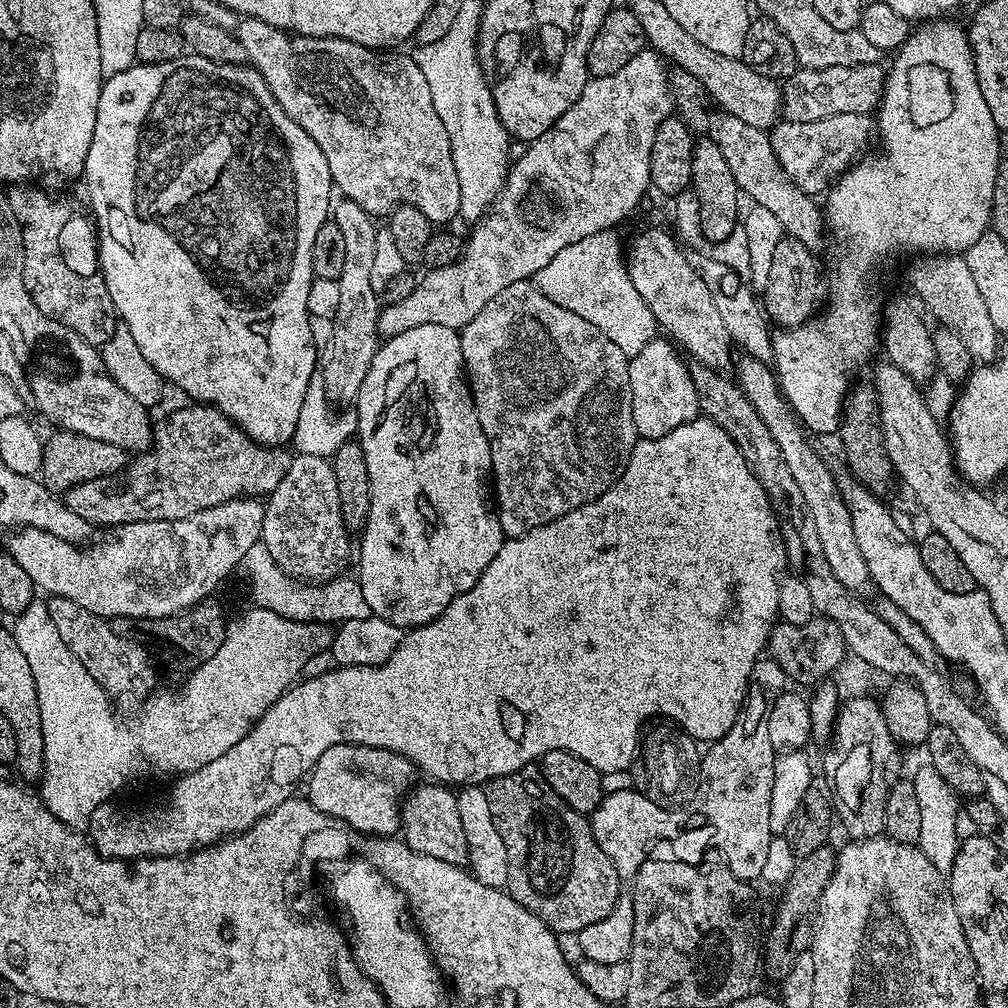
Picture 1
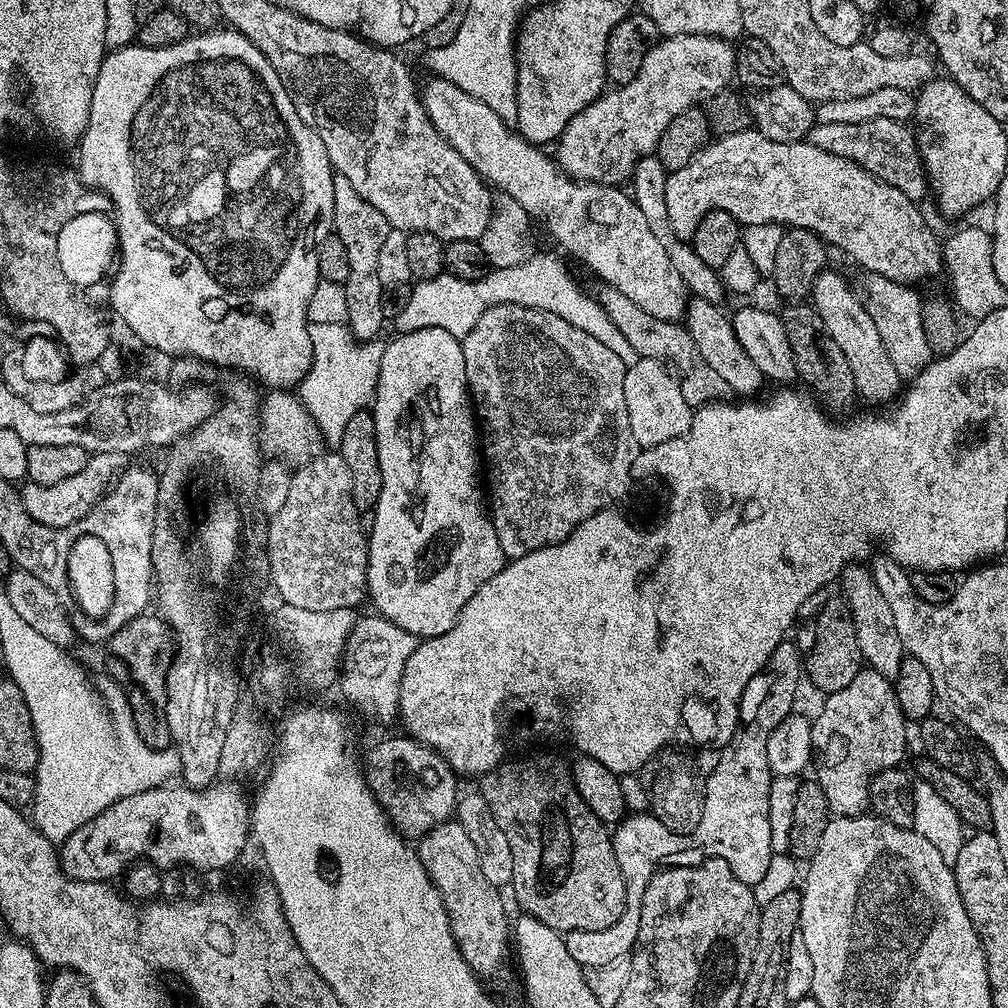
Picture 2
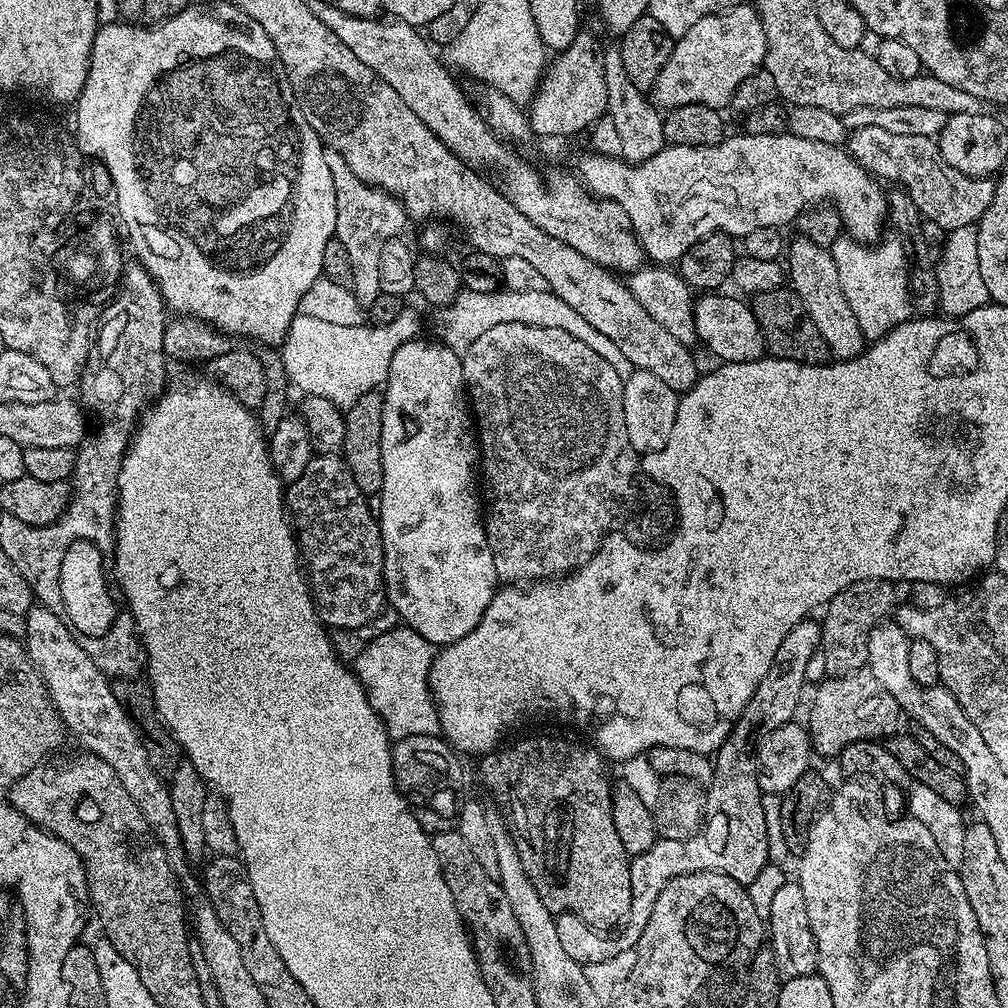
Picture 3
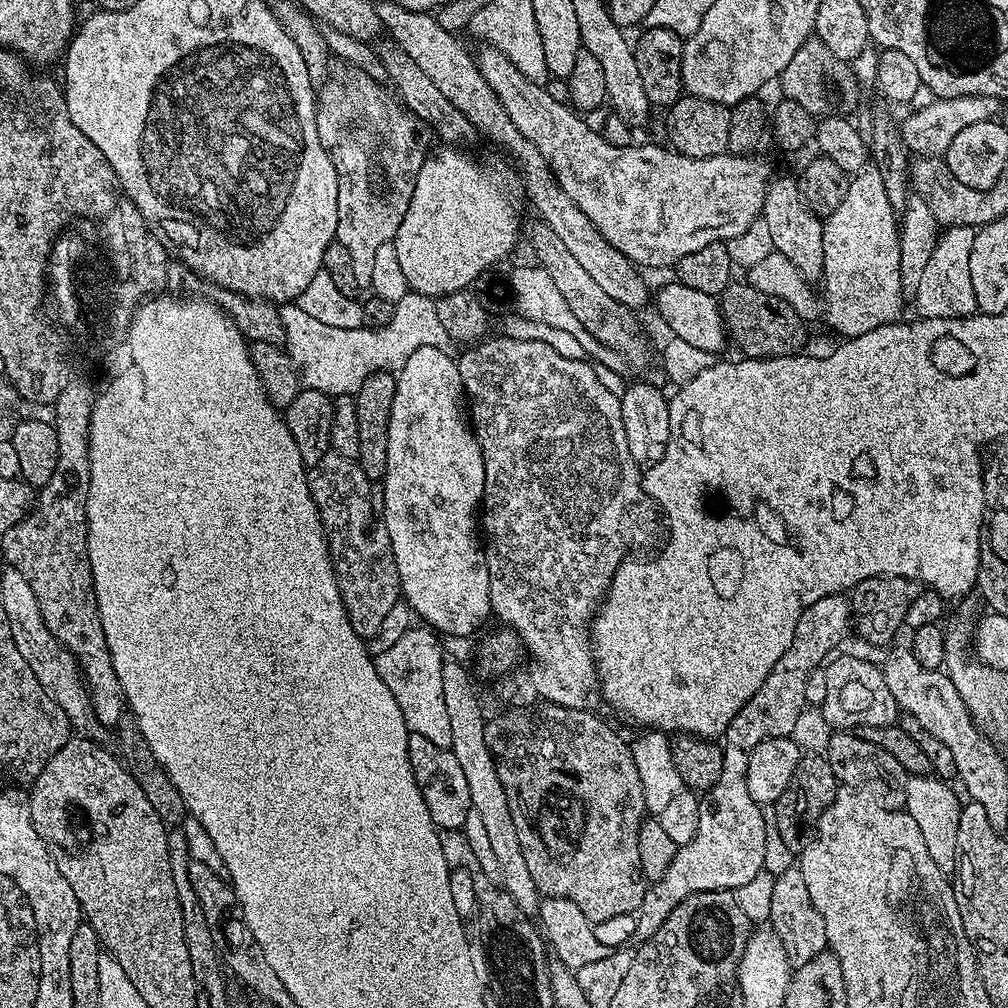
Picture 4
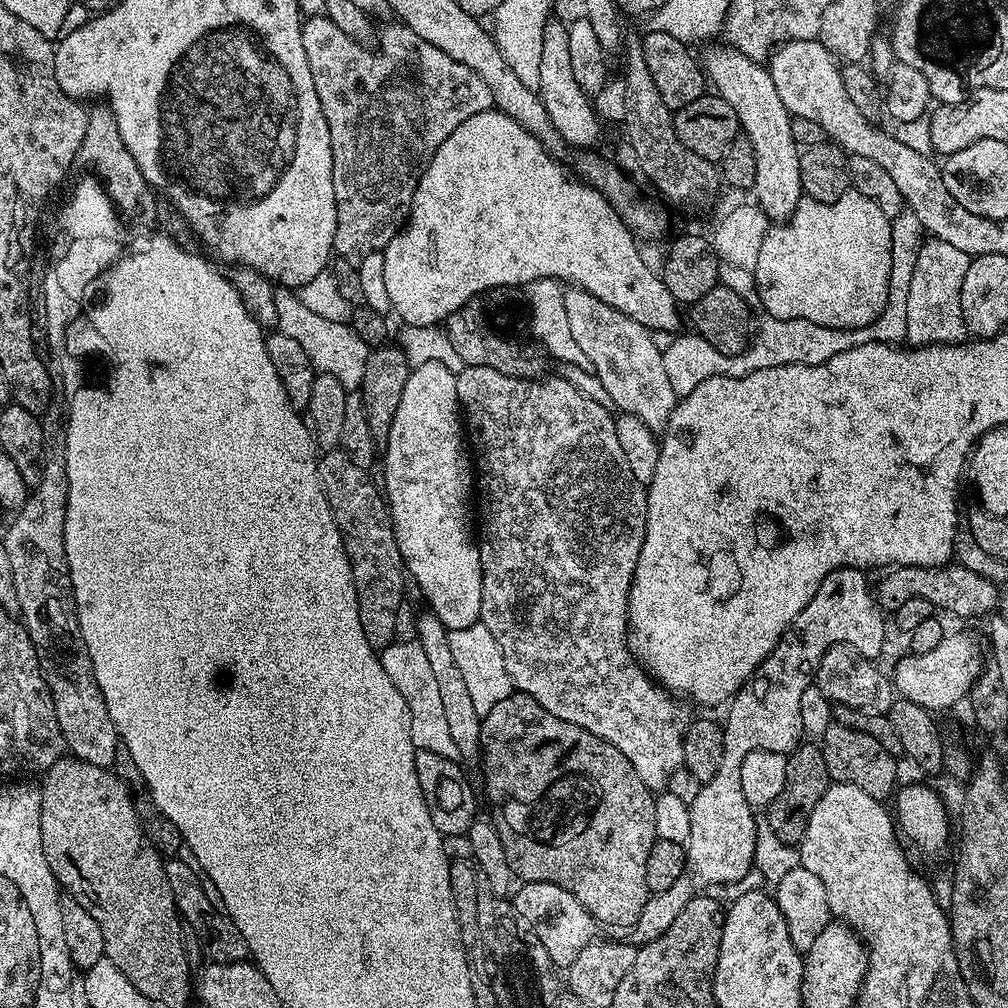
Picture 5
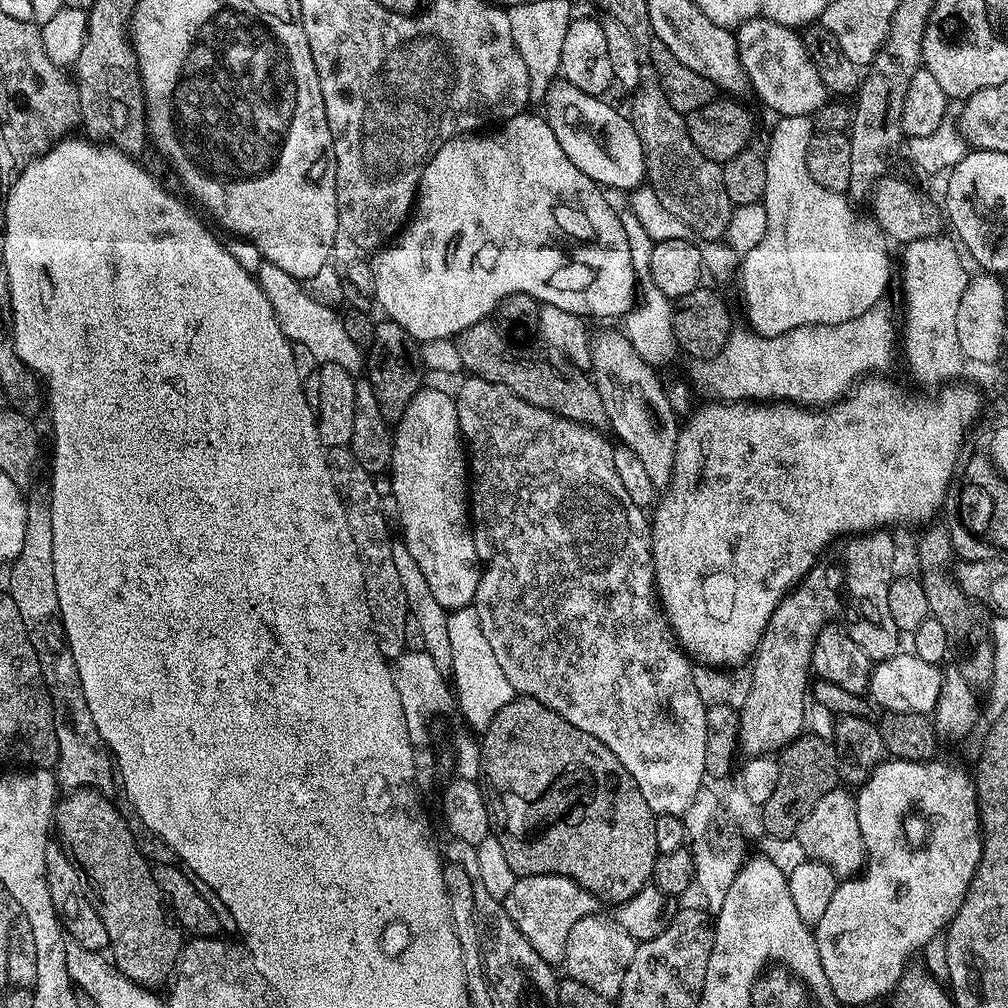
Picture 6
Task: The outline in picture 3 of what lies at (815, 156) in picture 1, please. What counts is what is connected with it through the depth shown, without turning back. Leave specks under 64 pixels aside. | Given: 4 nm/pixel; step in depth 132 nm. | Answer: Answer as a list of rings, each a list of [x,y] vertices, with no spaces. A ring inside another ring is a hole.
[[[862,126],[847,133],[846,151],[873,176],[903,188],[910,198],[914,198],[914,206],[918,206],[921,217],[938,222],[938,226],[945,230],[979,224],[982,214],[986,214],[992,204],[996,180],[967,176],[962,170],[950,166],[950,162],[942,158],[940,145],[933,137],[890,134],[890,130],[881,130],[878,126]]]

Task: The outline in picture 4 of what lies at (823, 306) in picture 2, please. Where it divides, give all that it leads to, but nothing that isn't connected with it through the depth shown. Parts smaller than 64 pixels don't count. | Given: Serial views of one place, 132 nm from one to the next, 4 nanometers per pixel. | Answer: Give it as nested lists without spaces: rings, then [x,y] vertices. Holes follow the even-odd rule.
[[[780,176],[769,183],[764,199],[762,219],[770,229],[770,238],[774,238],[774,249],[787,258],[796,267],[805,280],[819,281],[824,271],[824,225],[821,217],[815,216],[806,206],[800,193],[799,183],[788,176]]]

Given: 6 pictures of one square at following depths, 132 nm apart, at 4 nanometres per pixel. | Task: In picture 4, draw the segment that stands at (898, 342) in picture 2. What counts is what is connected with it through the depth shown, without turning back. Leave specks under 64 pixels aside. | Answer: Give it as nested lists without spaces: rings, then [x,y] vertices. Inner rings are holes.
[[[874,166],[863,169],[864,192],[850,190],[842,206],[824,221],[824,320],[841,337],[867,334],[901,319],[905,293],[900,287],[900,230],[898,214],[886,198],[882,174]]]

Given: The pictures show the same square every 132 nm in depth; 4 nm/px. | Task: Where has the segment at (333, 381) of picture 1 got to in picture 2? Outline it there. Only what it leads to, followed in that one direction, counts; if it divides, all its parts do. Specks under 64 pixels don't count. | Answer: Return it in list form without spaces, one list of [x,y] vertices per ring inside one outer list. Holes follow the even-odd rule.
[[[334,175],[334,235],[346,246],[346,258],[350,262],[350,278],[343,284],[346,290],[346,310],[348,329],[357,340],[375,340],[381,335],[380,327],[386,324],[382,314],[382,294],[384,287],[378,278],[378,254],[386,242],[388,223],[382,210],[374,210],[347,178]]]

